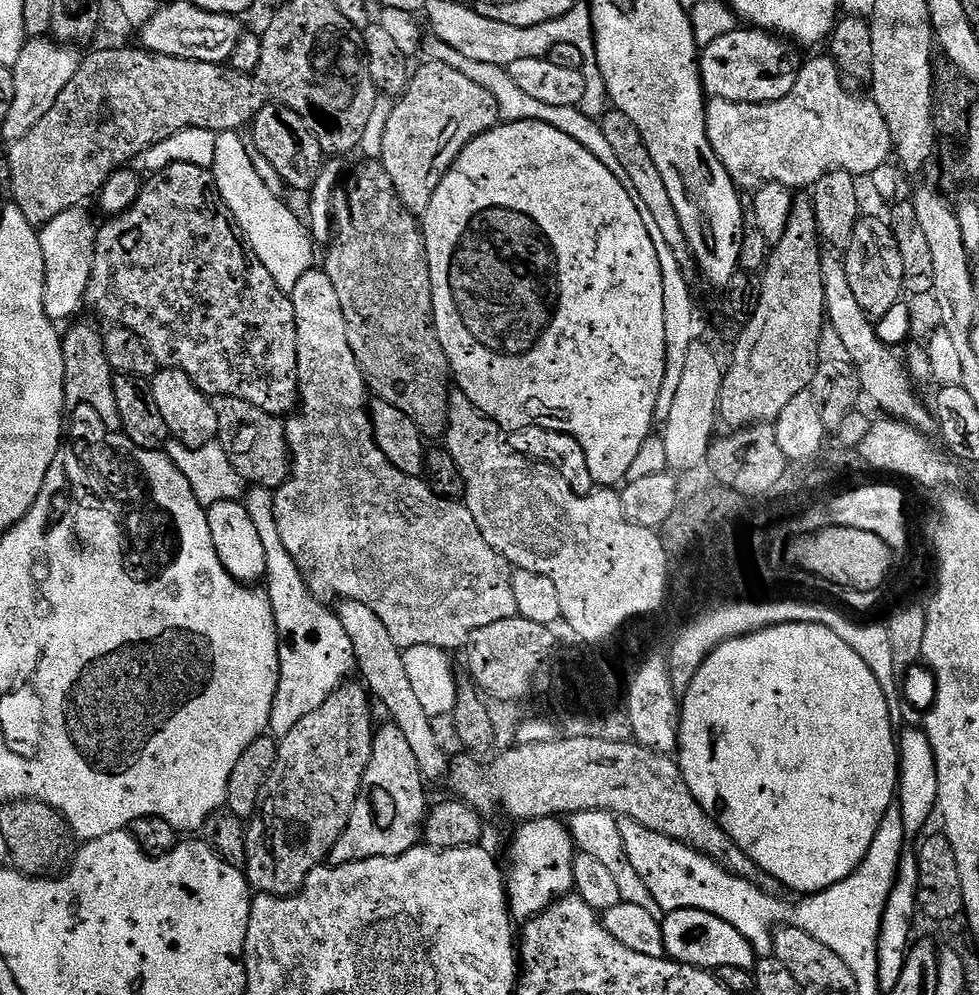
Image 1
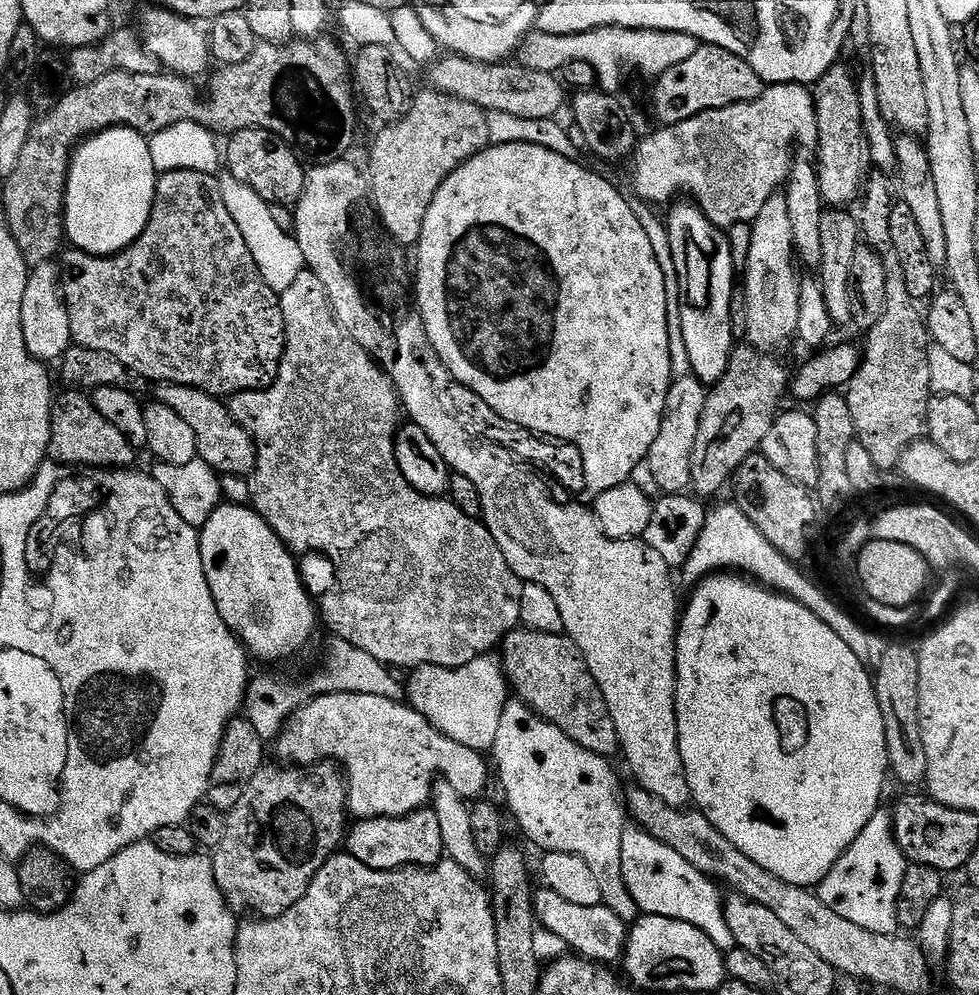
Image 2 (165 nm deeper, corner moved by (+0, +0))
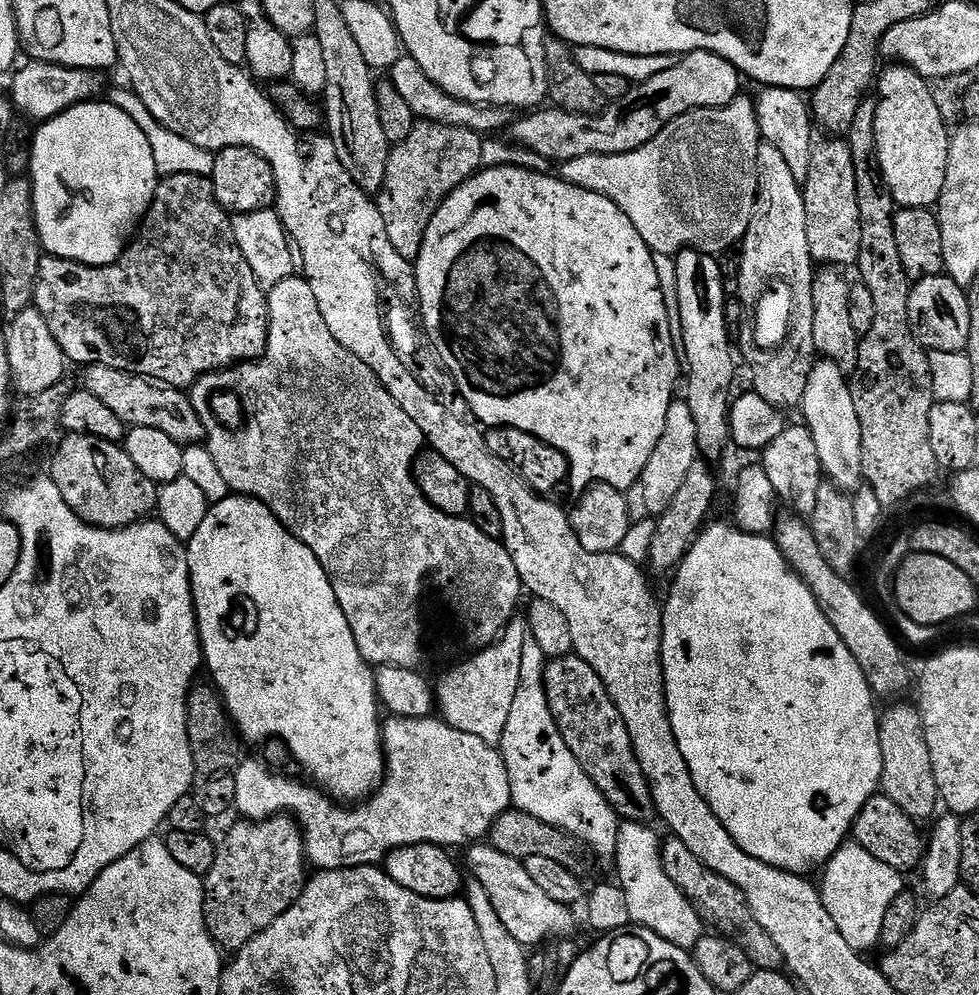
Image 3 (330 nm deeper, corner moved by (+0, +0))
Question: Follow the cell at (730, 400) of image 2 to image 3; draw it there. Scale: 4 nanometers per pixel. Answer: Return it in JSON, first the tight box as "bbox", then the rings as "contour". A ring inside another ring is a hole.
{"bbox":[647,462,716,572],"contour":[[[697,462],[686,474],[685,481],[682,482],[681,489],[678,490],[674,502],[666,506],[666,510],[656,520],[656,537],[650,552],[647,563],[651,571],[668,572],[680,567],[680,563],[686,558],[688,551],[692,549],[692,544],[700,535],[709,519],[708,511],[712,508],[712,503],[716,500],[716,476],[712,473],[712,468],[708,462]]]}

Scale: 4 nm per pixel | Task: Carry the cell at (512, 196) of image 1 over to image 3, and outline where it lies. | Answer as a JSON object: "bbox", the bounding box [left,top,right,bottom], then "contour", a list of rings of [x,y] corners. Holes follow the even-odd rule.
{"bbox":[414,164,682,493],"contour":[[[515,164],[485,168],[469,178],[462,186],[458,186],[458,190],[451,192],[440,203],[439,210],[434,214],[434,218],[426,230],[426,238],[422,242],[422,250],[419,258],[414,262],[414,267],[416,270],[416,295],[420,297],[420,319],[423,320],[424,328],[428,331],[429,338],[434,342],[442,362],[448,367],[449,374],[454,378],[462,398],[466,398],[477,421],[485,429],[514,428],[517,432],[526,433],[528,437],[541,445],[558,449],[568,460],[568,480],[570,485],[572,484],[573,493],[585,492],[594,484],[609,484],[615,488],[627,490],[640,482],[640,476],[646,470],[646,464],[650,462],[650,454],[654,454],[658,440],[662,438],[662,430],[666,430],[666,414],[670,414],[670,406],[677,395],[676,383],[679,380],[681,383],[682,380],[682,356],[674,346],[674,338],[670,334],[670,322],[666,319],[662,286],[658,282],[658,266],[654,266],[654,253],[646,246],[646,242],[642,242],[642,234],[638,234],[638,230],[634,230],[634,222],[630,222],[630,218],[626,218],[626,214],[622,214],[622,210],[618,210],[618,206],[614,206],[614,202],[610,202],[610,198],[606,198],[602,194],[594,194],[590,190],[582,190],[576,184],[560,179],[559,175],[533,172],[530,169],[517,168]]]}

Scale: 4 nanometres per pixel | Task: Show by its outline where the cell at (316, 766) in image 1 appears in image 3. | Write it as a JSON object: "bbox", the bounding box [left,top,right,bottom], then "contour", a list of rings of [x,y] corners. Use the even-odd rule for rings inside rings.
{"bbox":[204,815,310,954],"contour":[[[291,815],[269,816],[266,820],[240,822],[228,832],[228,837],[219,841],[216,850],[216,865],[206,878],[204,917],[208,932],[225,953],[235,954],[249,944],[262,930],[266,930],[304,892],[304,885],[310,876],[306,863],[306,849],[303,831]]]}

